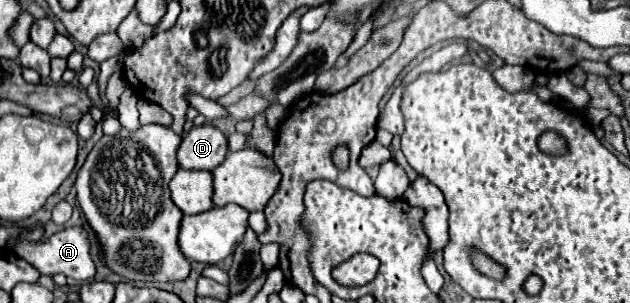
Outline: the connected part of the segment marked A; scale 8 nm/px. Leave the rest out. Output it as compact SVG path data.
M66 227L40 243L22 241L16 247L16 255L26 259L30 265L34 265L42 275L64 273L66 277L74 277L74 279L92 279L96 275L94 259L90 255L90 241L84 227Z

